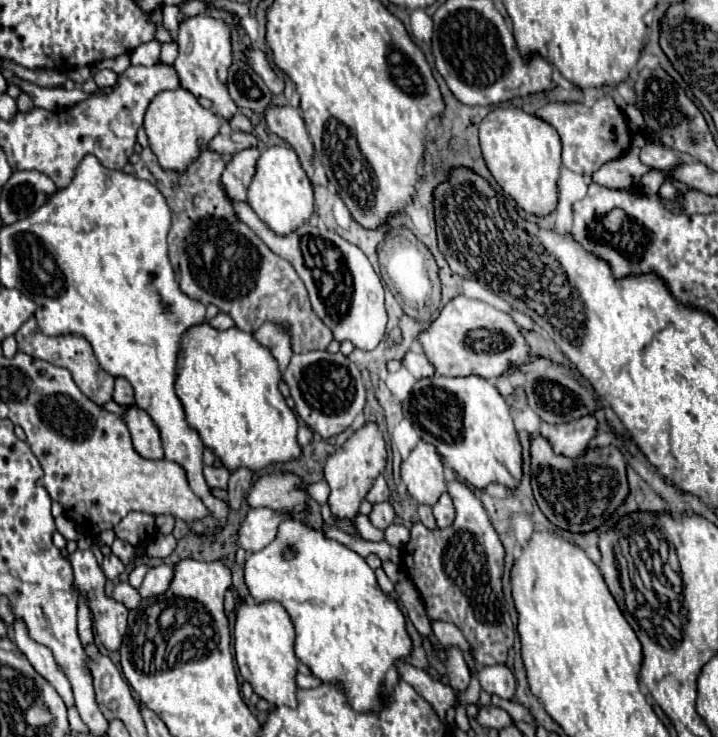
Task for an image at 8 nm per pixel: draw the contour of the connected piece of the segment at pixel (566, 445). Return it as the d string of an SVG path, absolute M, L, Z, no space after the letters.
M581 416L565 424L547 424L541 422L539 436L543 436L555 454L567 458L583 458L599 432L599 422L595 416Z

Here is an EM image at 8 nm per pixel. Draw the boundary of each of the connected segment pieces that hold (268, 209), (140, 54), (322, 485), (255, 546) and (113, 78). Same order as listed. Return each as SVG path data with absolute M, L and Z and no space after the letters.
M271 146L257 160L257 172L247 192L247 204L277 234L289 234L313 214L313 186L291 146Z
M159 40L141 44L137 50L131 52L131 64L133 66L153 66L155 62L159 62L159 50L161 50Z
M321 480L321 482L311 484L311 486L307 488L307 492L309 492L309 496L311 496L315 502L323 504L323 502L327 502L327 496L329 496L329 486L327 486L327 482L325 482L325 480Z
M253 508L241 524L239 544L251 554L263 550L275 540L279 524L287 518L289 514L283 514L271 508Z
M99 70L95 74L95 84L99 88L105 88L105 86L113 86L117 82L117 74L113 70Z

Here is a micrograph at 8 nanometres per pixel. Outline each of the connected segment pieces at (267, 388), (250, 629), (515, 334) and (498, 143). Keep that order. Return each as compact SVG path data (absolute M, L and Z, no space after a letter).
M207 322L191 328L183 336L183 356L179 358L181 388L177 388L177 396L185 408L189 428L197 430L205 448L209 448L229 472L239 468L247 468L259 472L271 464L291 462L301 456L301 446L297 444L297 416L285 404L285 398L279 392L281 372L271 352L257 344L253 334L241 332L239 328L215 330Z
M251 596L241 598L235 610L235 660L241 676L253 686L253 692L261 698L269 700L273 706L289 706L295 708L295 674L297 674L297 658L293 652L295 630L289 614L279 602L255 602Z
M467 296L453 298L441 310L439 318L433 320L423 334L419 334L417 342L433 362L437 374L453 378L479 376L485 380L497 380L509 368L527 364L529 360L529 344L513 316Z
M497 108L481 122L479 140L489 172L501 190L517 202L517 206L521 206L527 214L541 218L549 216L557 208L561 142L549 124L537 120L533 114L521 112L519 108Z

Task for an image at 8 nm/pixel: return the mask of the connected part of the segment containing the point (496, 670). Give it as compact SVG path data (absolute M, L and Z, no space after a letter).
M505 664L483 666L479 670L479 682L481 682L481 688L489 694L497 694L497 696L509 698L509 700L515 696L517 680Z

